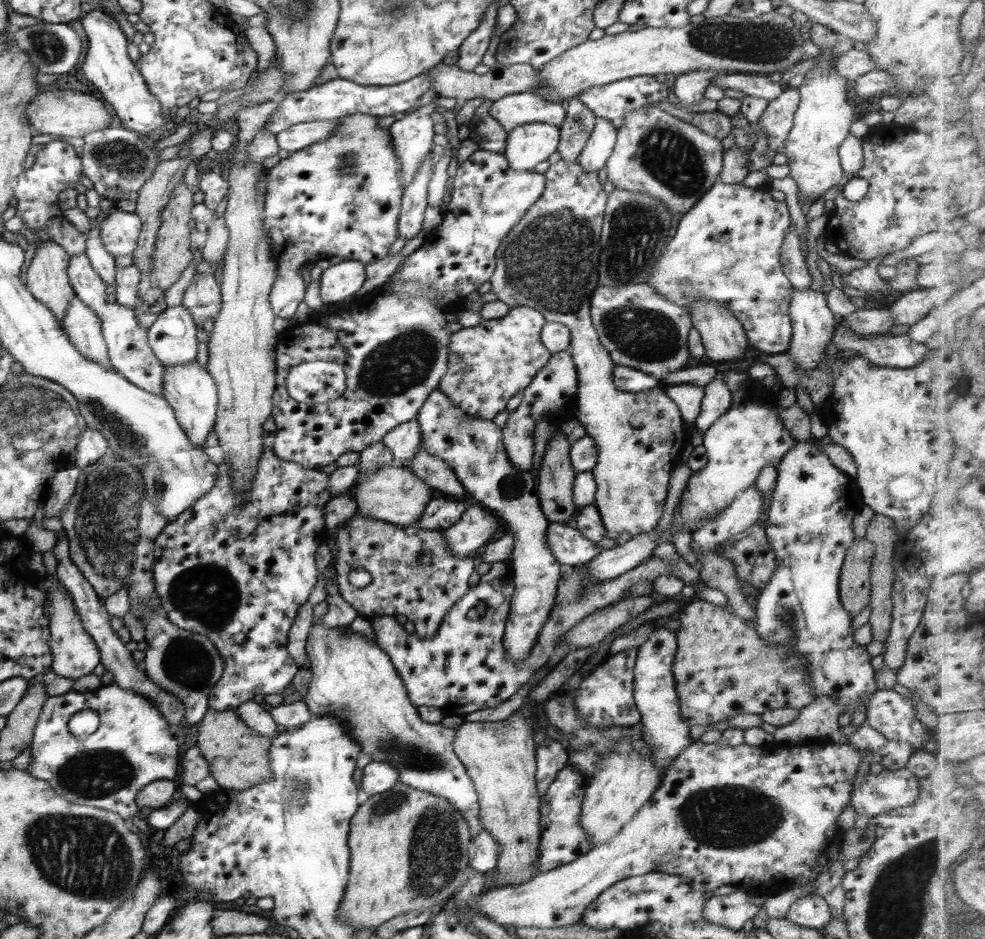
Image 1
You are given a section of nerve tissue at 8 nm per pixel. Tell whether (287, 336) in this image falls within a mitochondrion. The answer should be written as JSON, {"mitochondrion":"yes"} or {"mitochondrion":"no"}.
{"mitochondrion":"no"}

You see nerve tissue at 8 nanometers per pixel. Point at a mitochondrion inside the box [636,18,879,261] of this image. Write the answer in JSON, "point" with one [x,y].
{"point":[770,42]}

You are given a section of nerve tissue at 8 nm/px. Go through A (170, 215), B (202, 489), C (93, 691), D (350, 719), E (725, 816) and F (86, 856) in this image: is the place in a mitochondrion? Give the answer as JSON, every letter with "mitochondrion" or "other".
{"A":"other","B":"other","C":"other","D":"mitochondrion","E":"mitochondrion","F":"mitochondrion"}

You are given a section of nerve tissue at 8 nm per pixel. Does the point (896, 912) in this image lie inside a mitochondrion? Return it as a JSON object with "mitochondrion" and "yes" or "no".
{"mitochondrion":"yes"}

